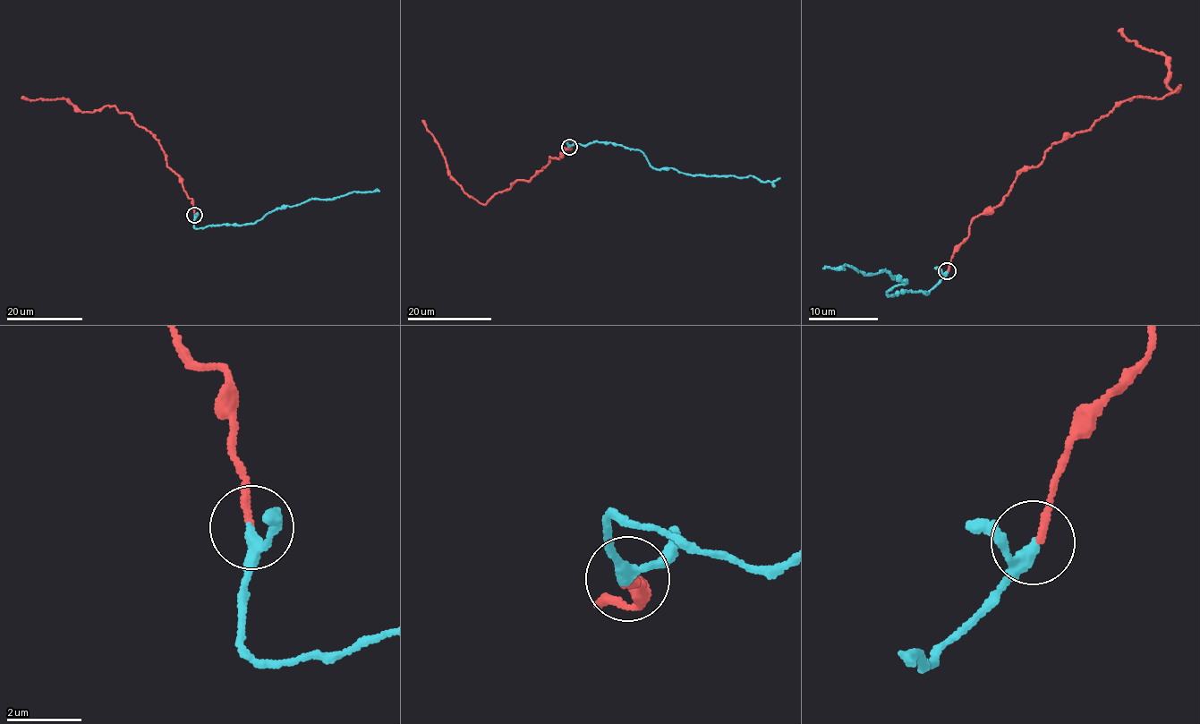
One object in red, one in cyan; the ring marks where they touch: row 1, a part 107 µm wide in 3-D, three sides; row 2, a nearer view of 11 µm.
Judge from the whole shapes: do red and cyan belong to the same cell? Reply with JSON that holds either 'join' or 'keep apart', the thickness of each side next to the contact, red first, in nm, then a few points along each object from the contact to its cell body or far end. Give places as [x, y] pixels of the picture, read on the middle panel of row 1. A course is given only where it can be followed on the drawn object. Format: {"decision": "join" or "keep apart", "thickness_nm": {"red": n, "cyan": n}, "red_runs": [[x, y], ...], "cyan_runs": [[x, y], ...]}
{"decision": "join", "thickness_nm": {"red": 180, "cyan": 260}, "red_runs": [[569, 147], [558, 158], [550, 157], [529, 181], [514, 181], [485, 205], [451, 179], [438, 144], [421, 120]], "cyan_runs": [[569, 147], [568, 140], [583, 145], [609, 142], [638, 149], [657, 168], [751, 176], [764, 183], [779, 178]]}

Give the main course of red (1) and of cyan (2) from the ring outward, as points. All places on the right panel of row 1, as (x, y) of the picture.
1: (947, 270), (971, 222), (1058, 141), (1127, 99), (1178, 89), (1168, 86), (1162, 54), (1119, 30)
2: (947, 270), (929, 293), (891, 296), (885, 293), (906, 280), (884, 270), (863, 276), (846, 264), (823, 268)

